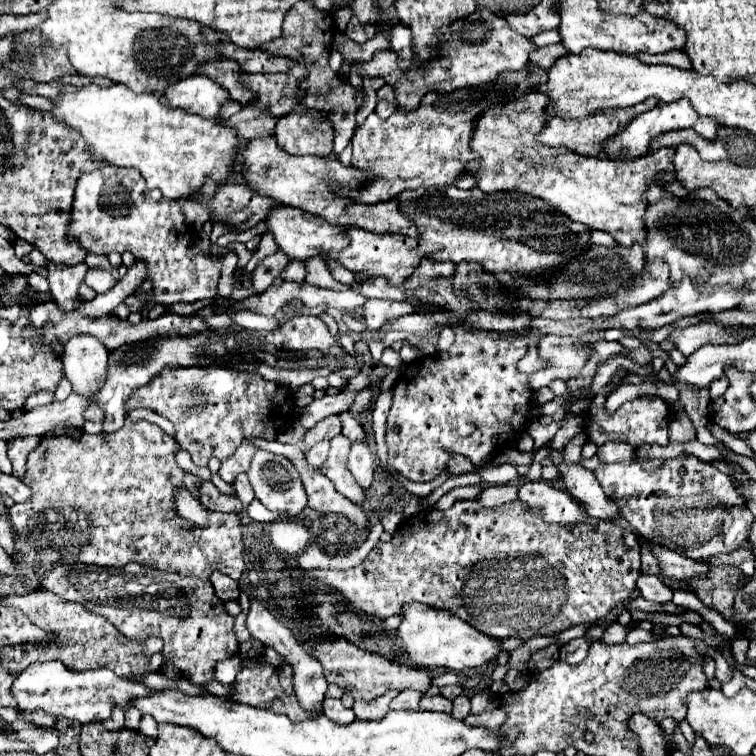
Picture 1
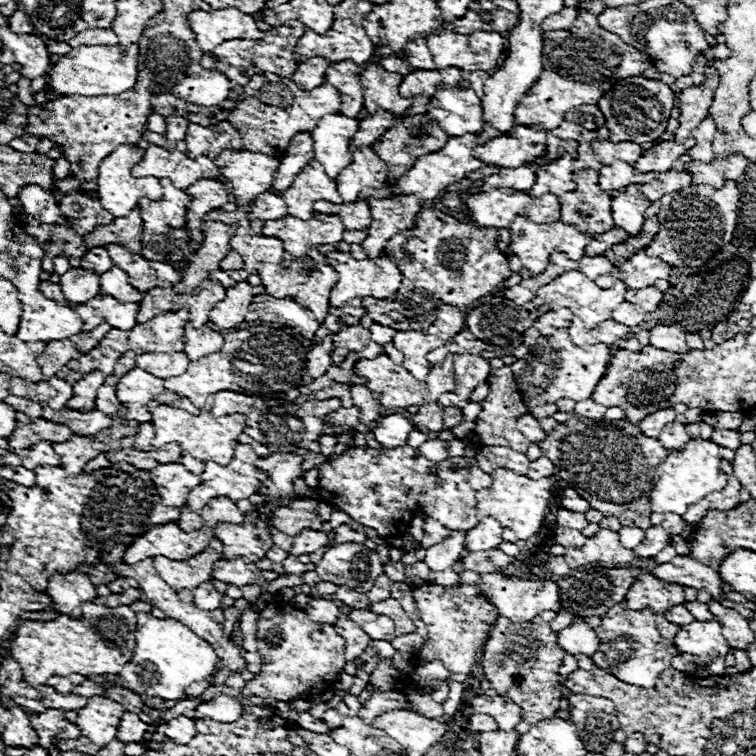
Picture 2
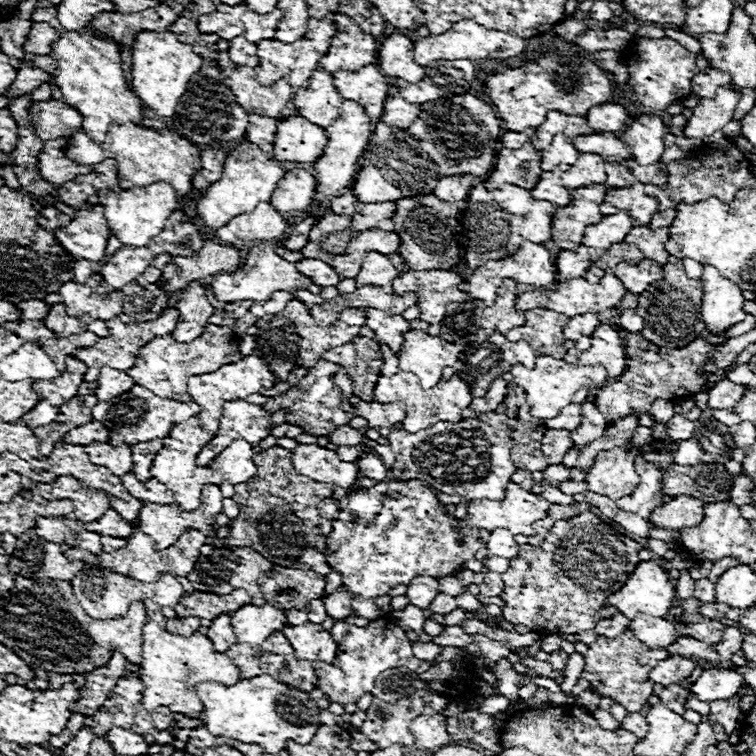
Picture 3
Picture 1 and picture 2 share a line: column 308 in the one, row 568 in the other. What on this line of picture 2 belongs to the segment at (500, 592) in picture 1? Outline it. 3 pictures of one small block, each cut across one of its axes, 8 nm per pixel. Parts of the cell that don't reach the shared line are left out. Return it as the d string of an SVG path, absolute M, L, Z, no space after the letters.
M600 530L592 538L586 540L582 548L566 548L564 554L568 566L572 570L591 562L604 563L603 567L625 566L636 560L634 550L628 550L620 544L618 532Z

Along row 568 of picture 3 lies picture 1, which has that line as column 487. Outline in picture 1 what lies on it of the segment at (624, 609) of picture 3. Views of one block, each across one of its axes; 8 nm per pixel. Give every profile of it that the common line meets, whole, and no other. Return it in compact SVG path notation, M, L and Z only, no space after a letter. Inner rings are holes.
M408 604L404 606L402 624L396 630L396 640L406 646L408 656L420 668L446 668L452 672L470 672L472 668L480 668L500 654L502 640L492 638L488 634L478 632L476 628L468 626L468 622L460 620L458 616L436 610L426 604ZM424 664L440 664L440 666L424 666Z

